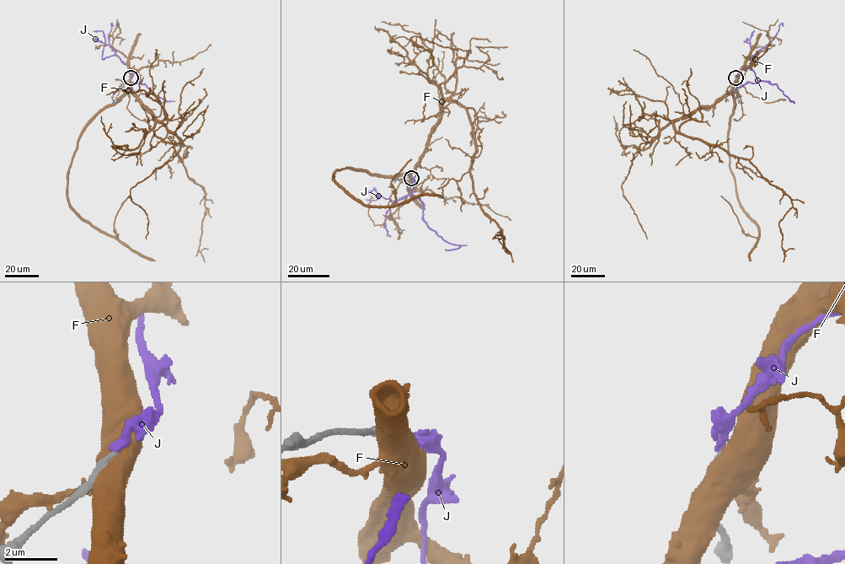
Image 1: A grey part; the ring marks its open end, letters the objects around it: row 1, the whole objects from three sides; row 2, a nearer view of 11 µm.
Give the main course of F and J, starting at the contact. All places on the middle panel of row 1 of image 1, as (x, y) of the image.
F: (410, 177), (441, 105), (457, 102), (474, 139), (473, 191), (507, 250)
J: (411, 178), (414, 179), (412, 194), (422, 201), (423, 218), (427, 225), (445, 240), (459, 246), (445, 249)

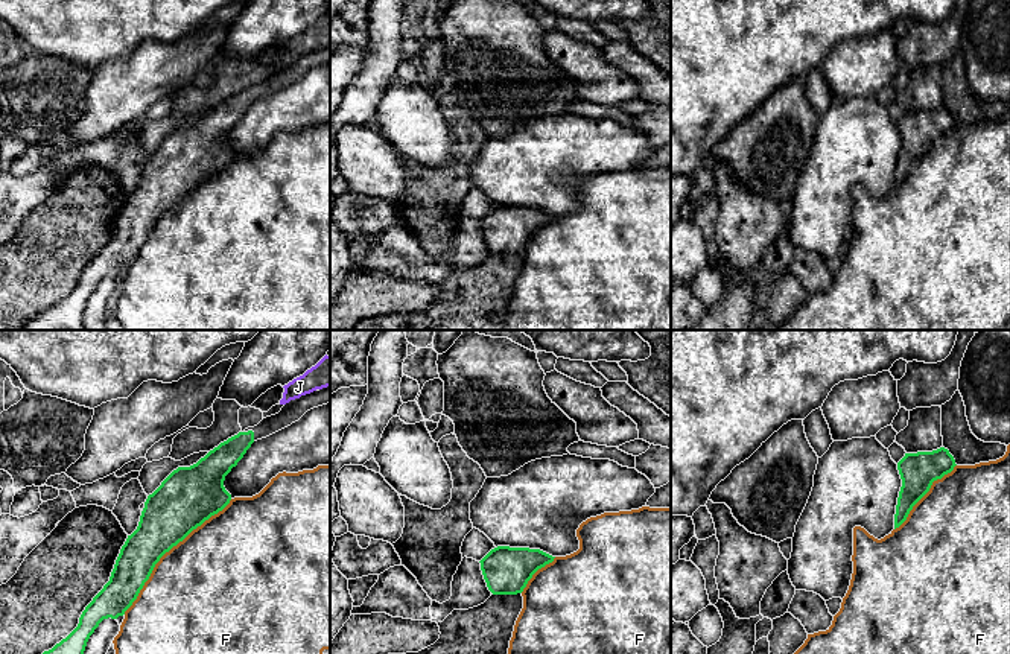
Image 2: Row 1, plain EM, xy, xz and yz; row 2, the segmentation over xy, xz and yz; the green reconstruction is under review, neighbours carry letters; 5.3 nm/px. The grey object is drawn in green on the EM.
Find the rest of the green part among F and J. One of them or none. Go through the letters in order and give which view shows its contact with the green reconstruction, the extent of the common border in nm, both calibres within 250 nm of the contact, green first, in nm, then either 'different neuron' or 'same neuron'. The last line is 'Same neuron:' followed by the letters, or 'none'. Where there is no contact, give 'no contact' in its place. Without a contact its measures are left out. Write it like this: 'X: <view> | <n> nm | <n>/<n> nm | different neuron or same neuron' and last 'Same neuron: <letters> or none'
F: xy | 850 nm | 300/500 nm | different neuron
J: no contact | different neuron
Same neuron: none

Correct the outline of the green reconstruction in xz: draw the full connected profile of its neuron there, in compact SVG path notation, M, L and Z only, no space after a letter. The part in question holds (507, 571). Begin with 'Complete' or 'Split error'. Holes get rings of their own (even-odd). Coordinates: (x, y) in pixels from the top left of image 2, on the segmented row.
Complete. M497 546L479 563L493 595L517 595L523 592L532 575L554 558L540 549Z

